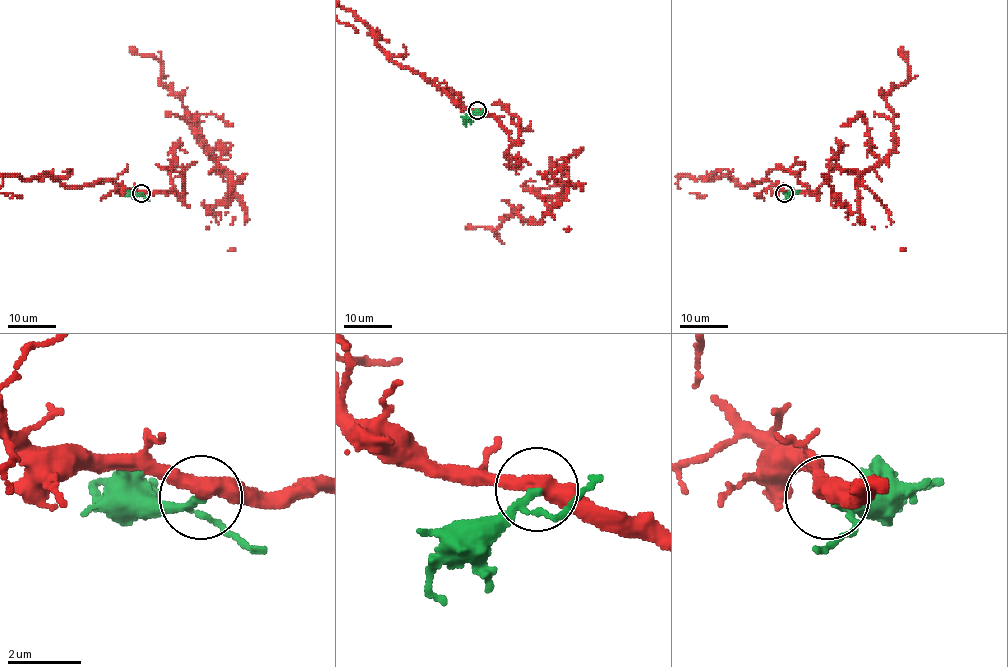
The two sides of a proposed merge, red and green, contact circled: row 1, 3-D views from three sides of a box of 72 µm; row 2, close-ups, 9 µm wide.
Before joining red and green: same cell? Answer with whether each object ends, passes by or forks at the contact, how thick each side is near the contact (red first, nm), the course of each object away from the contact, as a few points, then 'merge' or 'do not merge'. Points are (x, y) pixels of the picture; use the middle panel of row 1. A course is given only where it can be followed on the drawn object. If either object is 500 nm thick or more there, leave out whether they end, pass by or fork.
red passes by; green passes by; 440 nm thick on the red side, 150 nm on the other; green runs (477, 110), (464, 122), (465, 125); merge

